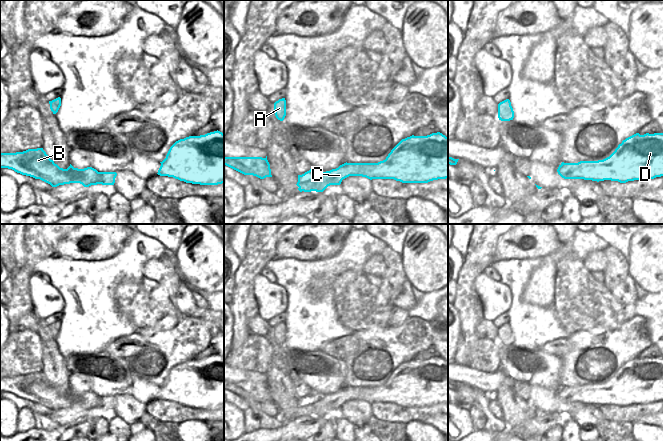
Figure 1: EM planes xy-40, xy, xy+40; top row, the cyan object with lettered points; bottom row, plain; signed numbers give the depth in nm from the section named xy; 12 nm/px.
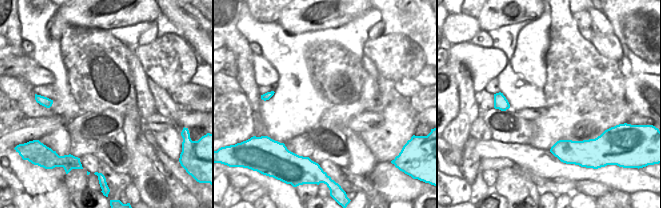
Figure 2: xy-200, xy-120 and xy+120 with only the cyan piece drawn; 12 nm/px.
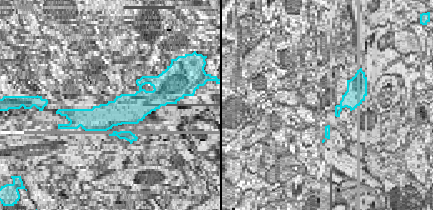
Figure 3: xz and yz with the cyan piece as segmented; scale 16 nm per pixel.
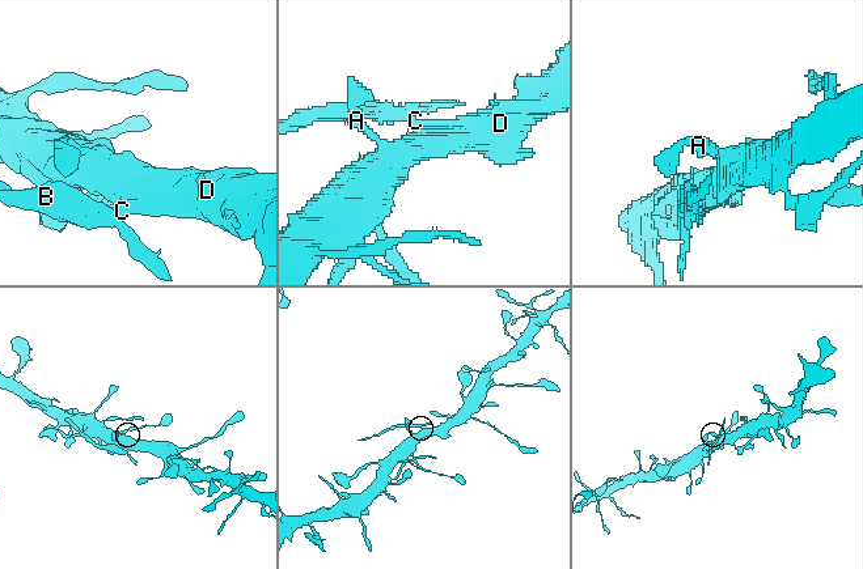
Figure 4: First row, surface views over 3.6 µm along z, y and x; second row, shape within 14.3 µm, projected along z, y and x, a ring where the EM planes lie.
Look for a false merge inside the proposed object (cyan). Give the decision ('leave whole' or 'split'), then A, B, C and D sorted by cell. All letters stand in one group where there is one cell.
split; A D / B C

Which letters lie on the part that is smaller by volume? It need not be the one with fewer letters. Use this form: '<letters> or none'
B, C

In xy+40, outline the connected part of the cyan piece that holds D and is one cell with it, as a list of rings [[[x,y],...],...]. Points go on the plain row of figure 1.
[[[636,357],[625,364],[607,382],[598,385],[580,385],[564,387],[565,392],[571,393],[573,403],[592,405],[618,405],[626,407],[634,404],[648,404],[663,400],[663,357]]]

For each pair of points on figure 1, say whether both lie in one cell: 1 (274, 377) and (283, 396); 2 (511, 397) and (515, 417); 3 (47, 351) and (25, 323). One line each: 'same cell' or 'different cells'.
1: same cell
2: same cell
3: different cells

